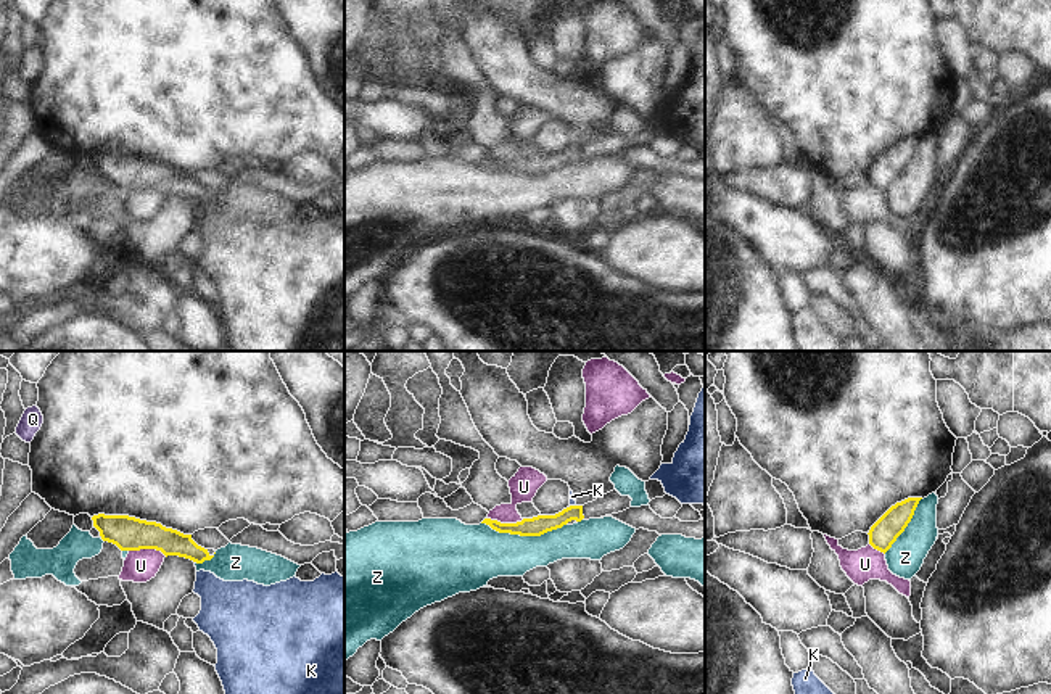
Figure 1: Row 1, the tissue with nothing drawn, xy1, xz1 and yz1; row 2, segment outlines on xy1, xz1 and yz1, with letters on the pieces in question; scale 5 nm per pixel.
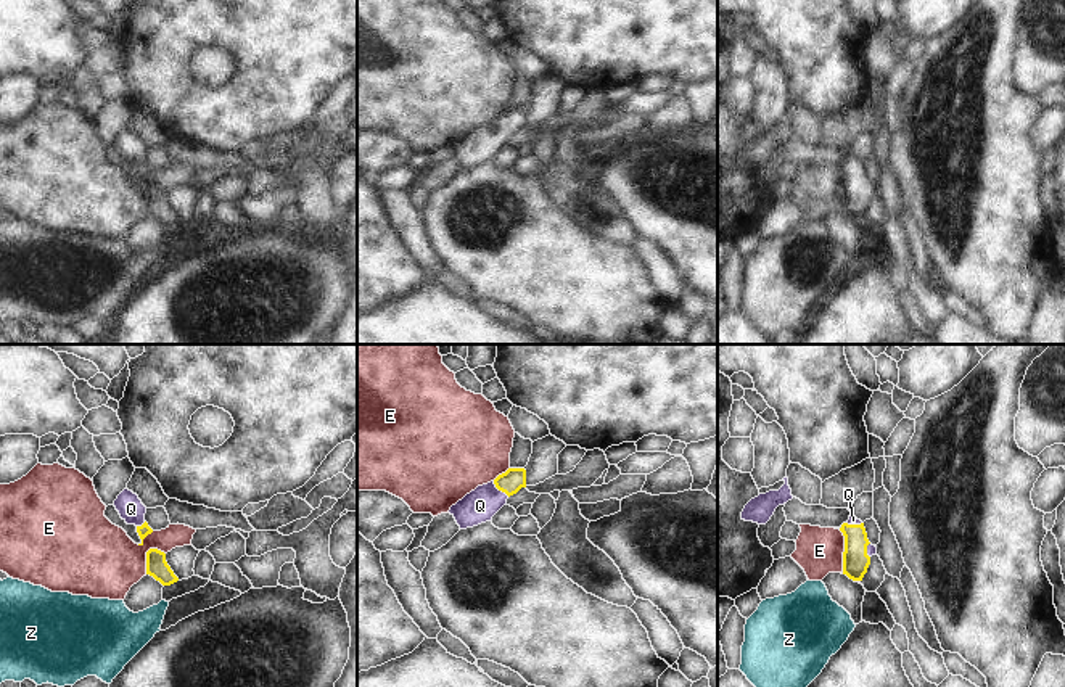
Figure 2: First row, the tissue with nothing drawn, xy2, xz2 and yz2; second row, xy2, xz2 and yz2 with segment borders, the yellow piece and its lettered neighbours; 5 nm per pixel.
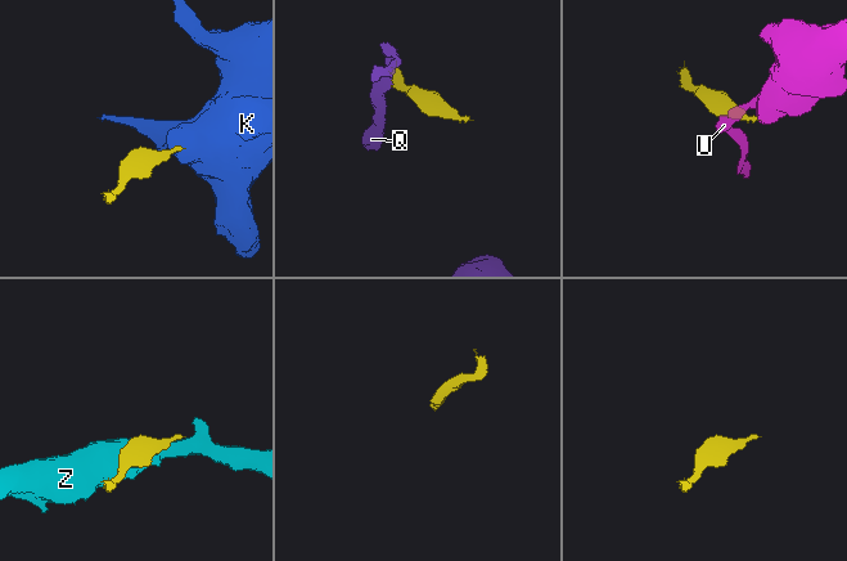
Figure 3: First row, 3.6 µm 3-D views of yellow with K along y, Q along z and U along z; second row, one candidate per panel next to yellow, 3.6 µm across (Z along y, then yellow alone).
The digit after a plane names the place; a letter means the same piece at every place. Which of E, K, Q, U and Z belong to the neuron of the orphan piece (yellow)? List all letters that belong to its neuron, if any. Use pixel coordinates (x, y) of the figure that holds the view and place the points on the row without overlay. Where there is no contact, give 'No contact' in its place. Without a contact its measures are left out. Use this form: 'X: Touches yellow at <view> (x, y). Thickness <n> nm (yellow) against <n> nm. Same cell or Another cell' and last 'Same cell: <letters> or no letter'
E: Touches yellow at yz2 (843, 192). Thickness 130 nm (yellow) against 240 nm. Another cell
K: Touches yellow at xz1 (573, 145). Thickness 100 nm (yellow) against 30 nm. Another cell
Q: Touches yellow at xz2 (501, 129). Thickness 120 nm (yellow) against 170 nm. Same cell
U: Touches yellow at xy1 (148, 187). Thickness 170 nm (yellow) against 160 nm. Another cell
Z: Touches yellow at xz1 (523, 174). Thickness 100 nm (yellow) against 280 nm. Another cell
Same cell: Q

